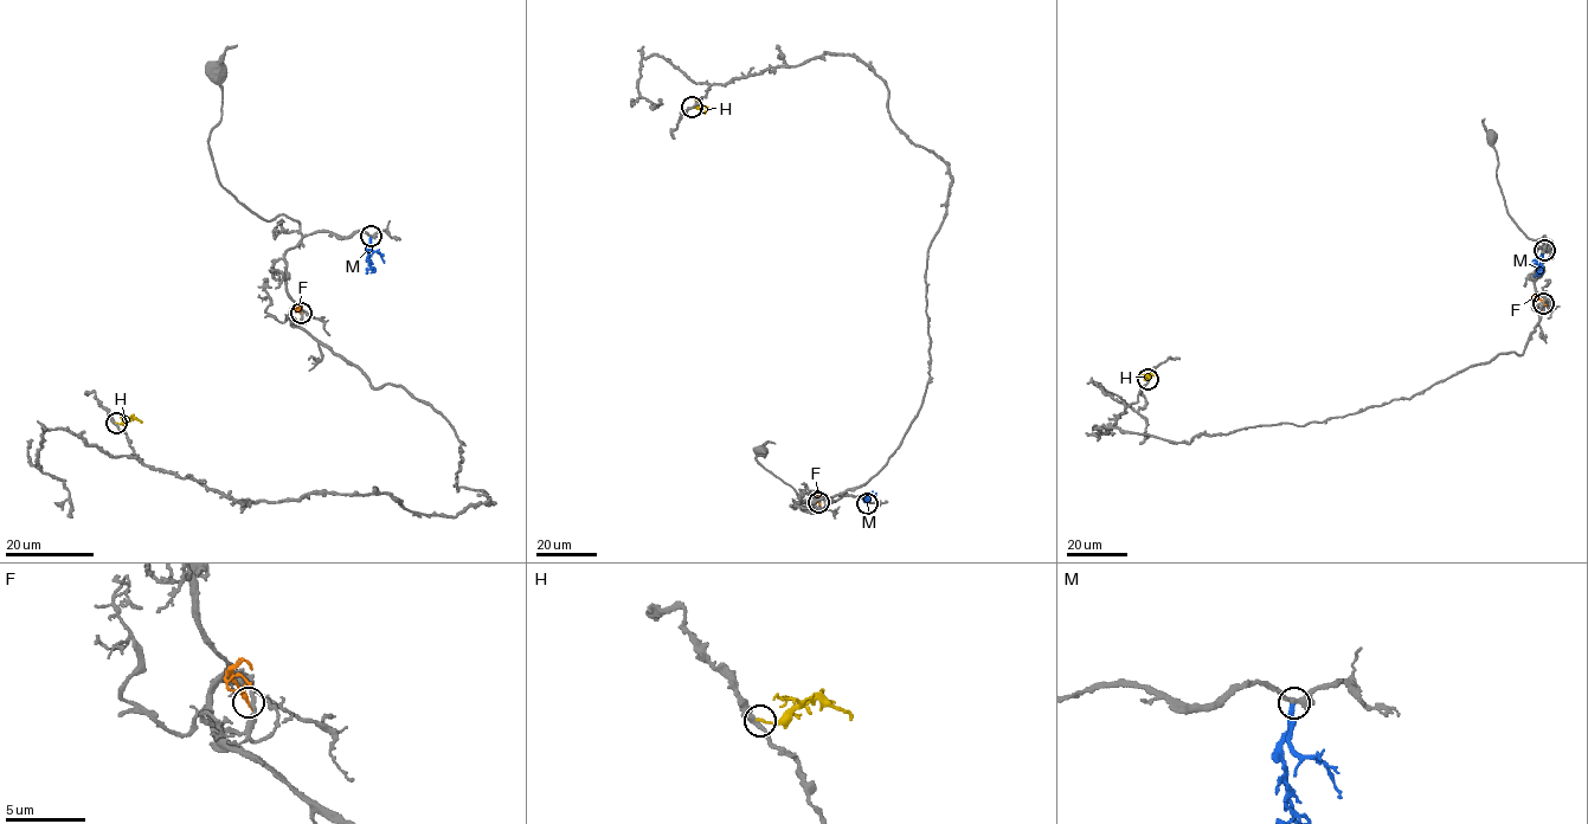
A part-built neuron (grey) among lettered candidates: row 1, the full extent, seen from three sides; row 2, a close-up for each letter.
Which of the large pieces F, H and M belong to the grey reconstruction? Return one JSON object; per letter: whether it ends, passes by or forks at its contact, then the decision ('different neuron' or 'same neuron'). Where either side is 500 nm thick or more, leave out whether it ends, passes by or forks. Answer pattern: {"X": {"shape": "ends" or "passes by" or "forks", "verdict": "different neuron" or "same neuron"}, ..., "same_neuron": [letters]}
{"F": {"shape": "ends", "verdict": "different neuron"}, "H": {"shape": "ends", "verdict": "different neuron"}, "M": {"shape": "ends", "verdict": "different neuron"}, "same_neuron": []}

